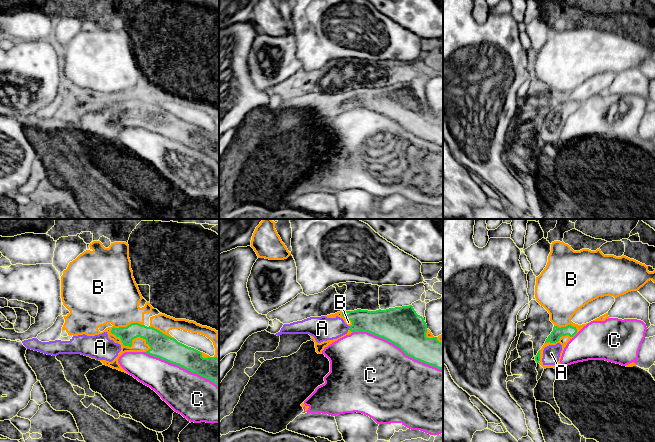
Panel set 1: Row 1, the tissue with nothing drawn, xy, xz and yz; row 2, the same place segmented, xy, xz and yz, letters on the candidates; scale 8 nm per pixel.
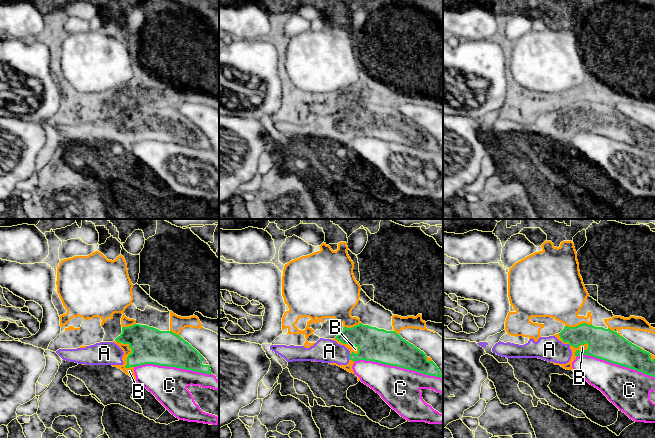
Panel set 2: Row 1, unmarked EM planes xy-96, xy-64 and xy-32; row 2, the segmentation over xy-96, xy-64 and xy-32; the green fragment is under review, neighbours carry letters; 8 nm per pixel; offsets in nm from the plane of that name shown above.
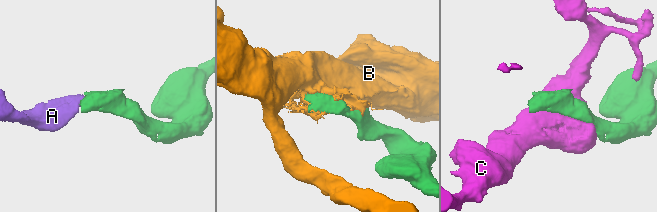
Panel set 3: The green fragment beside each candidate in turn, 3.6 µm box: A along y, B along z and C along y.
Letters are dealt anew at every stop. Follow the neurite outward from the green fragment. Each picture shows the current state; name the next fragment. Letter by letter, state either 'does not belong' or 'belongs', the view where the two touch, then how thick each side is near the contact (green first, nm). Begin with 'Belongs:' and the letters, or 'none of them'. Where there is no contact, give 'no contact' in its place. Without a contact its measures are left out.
Belongs: A
A: belongs; meets green in xz; 200 nm thick on the green side, 190 nm on the other
B: does not belong; meets green in xy; 190 nm thick on the green side, 190 nm on the other
C: does not belong; meets green in xz; 320 nm thick on the green side, 500 nm on the other

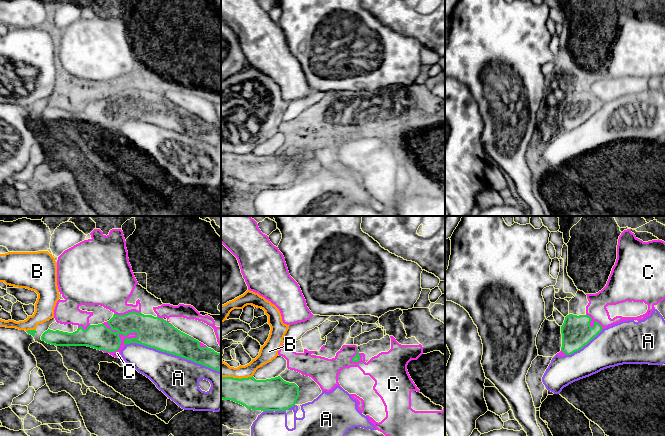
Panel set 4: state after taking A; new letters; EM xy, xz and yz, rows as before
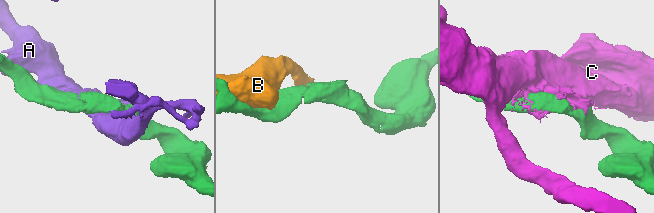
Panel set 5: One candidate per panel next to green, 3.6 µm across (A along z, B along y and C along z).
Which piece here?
Belongs: none of them
A: does not belong; meets green in xy; 260 nm thick on the green side, 340 nm on the other
B: does not belong; meets green in xz; 240 nm thick on the green side, 130 nm on the other
C: does not belong; meets green in xy; 200 nm thick on the green side, 50 nm on the other

